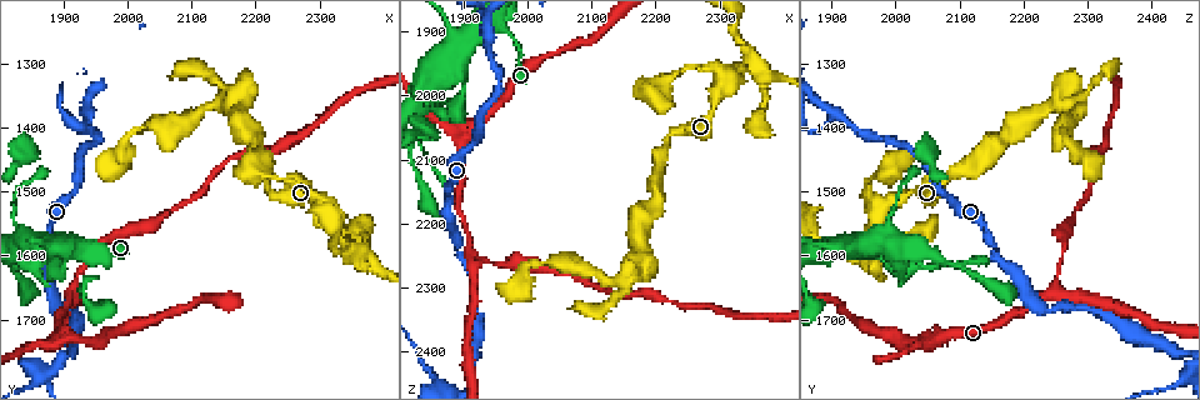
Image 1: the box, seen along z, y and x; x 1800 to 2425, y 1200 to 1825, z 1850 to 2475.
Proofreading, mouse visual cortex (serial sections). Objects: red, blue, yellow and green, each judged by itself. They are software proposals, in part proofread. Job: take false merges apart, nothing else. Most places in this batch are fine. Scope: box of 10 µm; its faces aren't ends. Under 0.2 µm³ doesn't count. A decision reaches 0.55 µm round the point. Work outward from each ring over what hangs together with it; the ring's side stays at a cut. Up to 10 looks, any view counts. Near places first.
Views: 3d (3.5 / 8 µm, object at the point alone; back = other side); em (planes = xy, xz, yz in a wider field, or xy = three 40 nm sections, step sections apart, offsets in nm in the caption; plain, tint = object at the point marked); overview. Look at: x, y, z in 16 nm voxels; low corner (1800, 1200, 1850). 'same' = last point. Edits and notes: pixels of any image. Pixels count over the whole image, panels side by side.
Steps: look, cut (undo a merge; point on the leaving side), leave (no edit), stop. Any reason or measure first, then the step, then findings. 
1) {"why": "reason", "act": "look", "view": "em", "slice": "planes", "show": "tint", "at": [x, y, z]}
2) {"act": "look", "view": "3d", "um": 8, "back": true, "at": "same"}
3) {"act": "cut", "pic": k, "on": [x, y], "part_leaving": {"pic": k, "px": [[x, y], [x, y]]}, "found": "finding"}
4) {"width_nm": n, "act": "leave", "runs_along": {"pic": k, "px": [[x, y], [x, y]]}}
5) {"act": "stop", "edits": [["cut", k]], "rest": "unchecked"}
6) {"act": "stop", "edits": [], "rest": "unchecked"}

{"why": "side arm on a straight run", "act": "look", "view": "3d", "um": 3.5, "back": true, "at": [1885, 1585, 1905]}

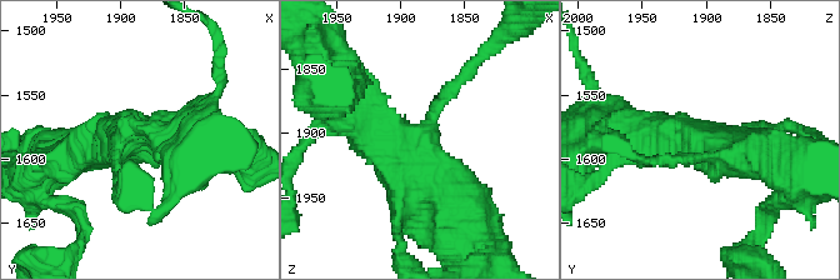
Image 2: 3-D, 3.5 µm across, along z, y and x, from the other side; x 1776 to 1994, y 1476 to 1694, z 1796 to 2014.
{"why": "now the EM", "act": "look", "view": "em", "slice": "planes", "show": "tint", "at": "same"}

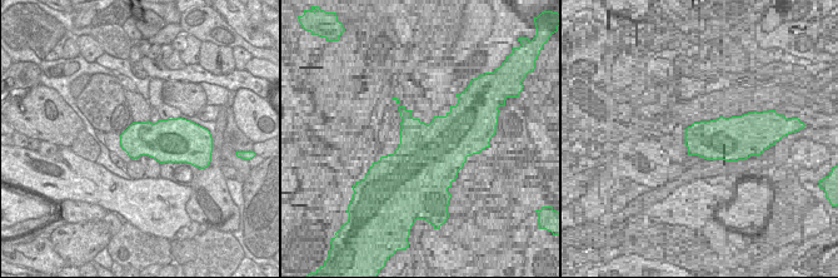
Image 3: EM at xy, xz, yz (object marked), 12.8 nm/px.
{"act": "leave", "runs_along": {"pic": 2, "px": [[330, 121], [358, 121], [465, 215]]}, "found": "continuous, no second cell"}

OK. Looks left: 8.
{"why": "three-way junction", "act": "look", "view": "3d", "um": 3.5, "at": [1940, 1385, 1900]}

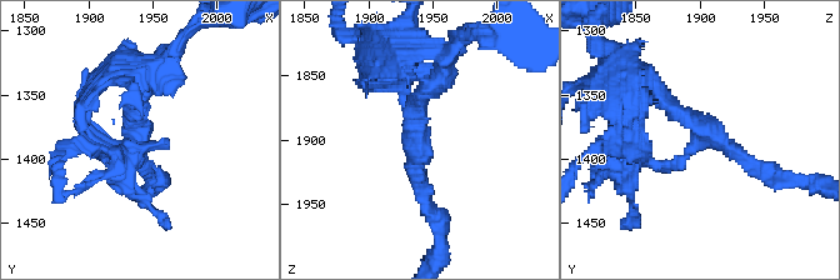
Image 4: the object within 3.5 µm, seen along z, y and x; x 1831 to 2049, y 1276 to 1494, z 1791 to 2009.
{"arms": 3, "arm_widths_nm": [150, 200, 250], "act": "look", "view": "em", "slice": "xy", "step": 5, "show": "tint", "at": [1938, 1382, 1900]}

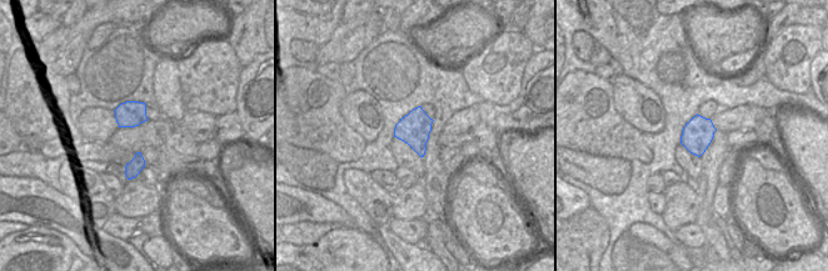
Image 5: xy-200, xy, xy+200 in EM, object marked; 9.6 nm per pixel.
{"act": "leave", "runs_along": {"pic": 4, "px": [[769, 174], [701, 135], [646, 78]]}, "found": "all the same cell"}

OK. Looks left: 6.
{"why": "branch point", "act": "look", "view": "3d", "um": 3.5, "at": [1910, 1655, 2250]}

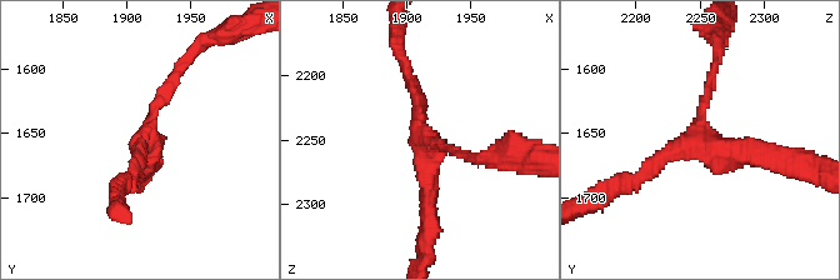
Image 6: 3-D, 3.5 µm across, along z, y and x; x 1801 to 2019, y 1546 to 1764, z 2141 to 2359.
{"why": "need the tissue", "act": "look", "view": "em", "slice": "planes", "show": "tint", "at": [1912, 1654, 2246]}

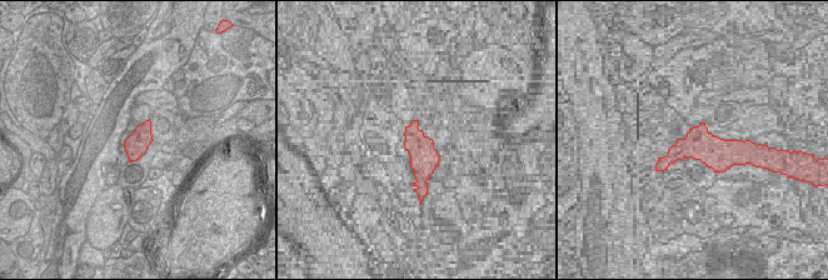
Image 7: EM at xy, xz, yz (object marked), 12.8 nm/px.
{"act": "leave", "runs_along": {"pic": 6, "px": [[628, 181], [695, 139], [710, 70]]}, "found": "all the same cell"}

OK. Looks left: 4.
{"why": "arms part here", "act": "look", "view": "3d", "um": 3.5, "at": [2175, 1355, 2255]}

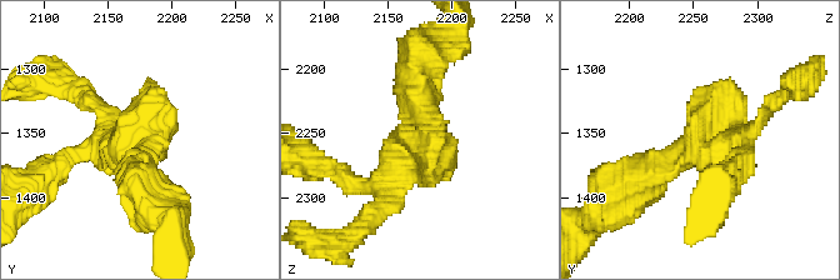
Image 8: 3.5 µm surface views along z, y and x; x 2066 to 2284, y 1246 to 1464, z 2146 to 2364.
{"act": "look", "view": "em", "slice": "xy", "step": 2, "show": "tint", "at": [2176, 1362, 2254]}

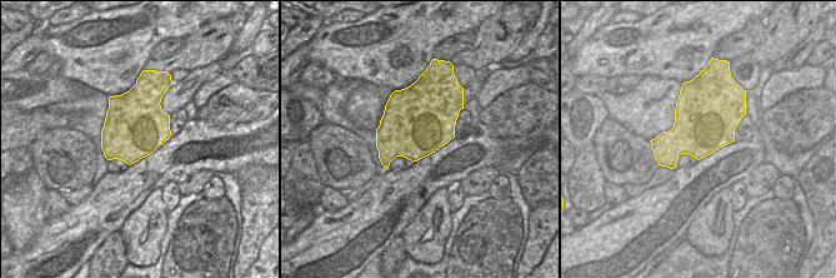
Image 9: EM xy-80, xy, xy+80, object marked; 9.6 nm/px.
{"act": "leave", "found": "all the same cell"}

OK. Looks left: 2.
{"act": "stop", "edits": [], "rest": "unchecked"}

